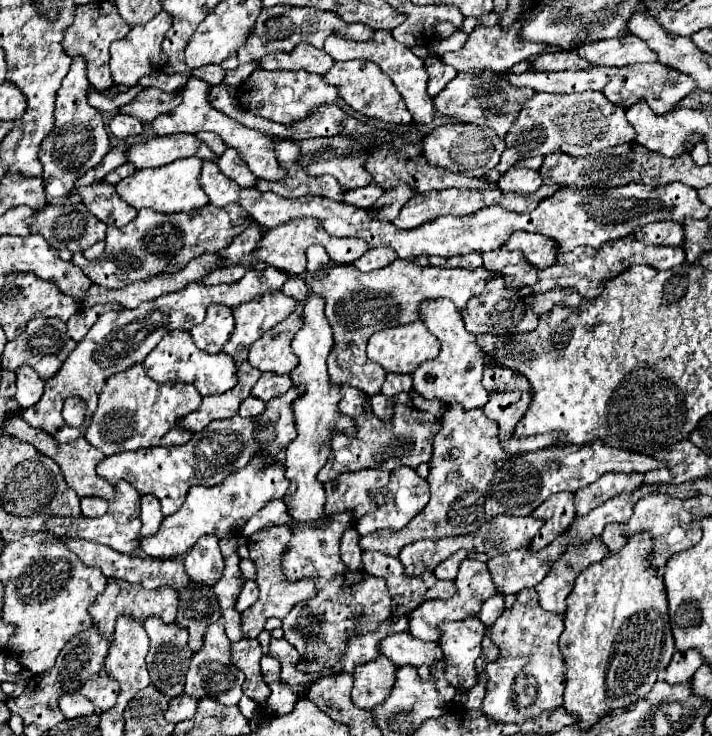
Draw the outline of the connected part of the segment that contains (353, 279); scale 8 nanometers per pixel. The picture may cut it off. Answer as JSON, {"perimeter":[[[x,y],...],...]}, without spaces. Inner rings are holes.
{"perimeter":[[[397,258],[385,268],[371,270],[371,272],[359,272],[353,264],[329,264],[323,270],[319,270],[313,280],[311,288],[315,294],[319,294],[325,300],[325,316],[333,328],[335,338],[335,352],[337,360],[333,360],[333,350],[327,358],[329,364],[329,376],[333,384],[351,384],[369,396],[381,394],[381,386],[385,382],[385,370],[379,368],[379,364],[371,362],[366,355],[366,346],[369,336],[383,328],[393,328],[401,324],[411,324],[421,320],[419,306],[425,300],[437,300],[447,298],[451,300],[459,312],[467,308],[467,302],[483,292],[483,286],[493,278],[491,272],[487,272],[483,266],[475,270],[465,268],[419,268],[413,262],[405,262]]]}

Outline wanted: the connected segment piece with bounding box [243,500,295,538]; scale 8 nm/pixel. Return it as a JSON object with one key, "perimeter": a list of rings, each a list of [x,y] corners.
{"perimeter":[[[273,500],[273,504],[267,502],[265,508],[263,508],[261,512],[257,512],[257,514],[247,522],[247,526],[245,526],[245,530],[243,530],[243,536],[247,538],[247,536],[259,532],[259,530],[261,530],[263,526],[267,526],[269,522],[271,522],[271,524],[279,524],[279,526],[293,526],[293,524],[295,524],[293,518],[287,514],[285,502],[283,502],[283,500]]]}

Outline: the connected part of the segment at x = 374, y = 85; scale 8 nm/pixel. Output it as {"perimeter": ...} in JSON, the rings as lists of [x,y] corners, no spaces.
{"perimeter":[[[349,60],[335,62],[335,66],[325,74],[325,80],[339,88],[341,98],[357,112],[369,118],[377,118],[389,124],[411,124],[411,114],[403,102],[403,98],[395,92],[395,84],[375,66],[375,62],[367,60]]]}

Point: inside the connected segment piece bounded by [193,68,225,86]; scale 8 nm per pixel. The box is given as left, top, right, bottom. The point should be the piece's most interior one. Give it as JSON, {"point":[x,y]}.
{"point":[210,76]}

